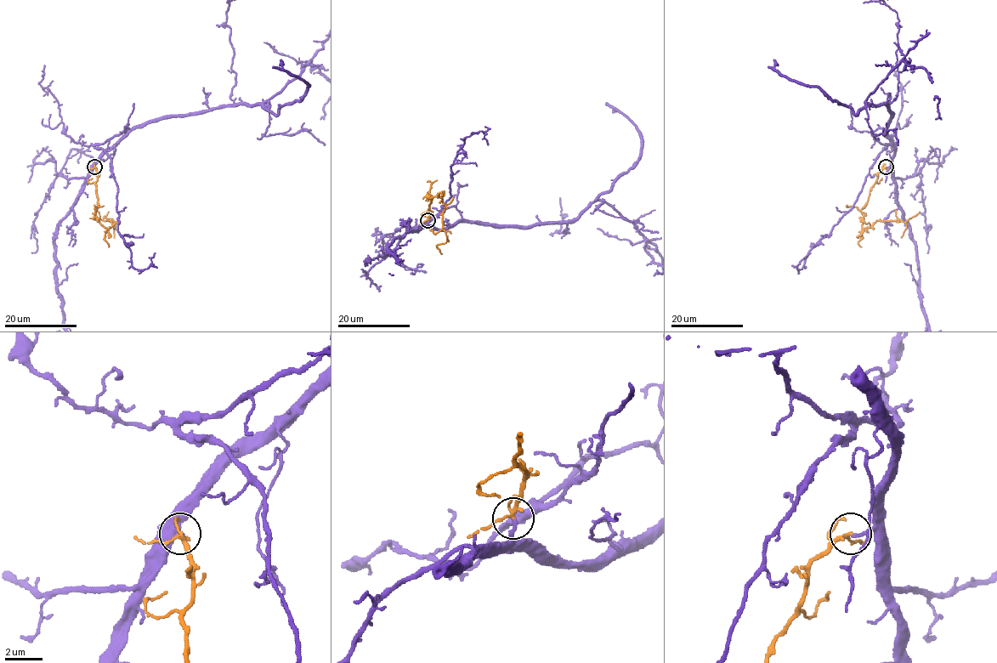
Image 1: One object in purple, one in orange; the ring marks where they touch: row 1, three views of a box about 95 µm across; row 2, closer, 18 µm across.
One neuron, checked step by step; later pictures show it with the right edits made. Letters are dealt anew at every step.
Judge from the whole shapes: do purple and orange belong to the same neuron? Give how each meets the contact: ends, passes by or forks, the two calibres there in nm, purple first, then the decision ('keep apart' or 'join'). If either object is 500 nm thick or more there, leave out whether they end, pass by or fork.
purple ends there; orange passes by; 190 nm thick on the purple side, 180 nm on the other; join

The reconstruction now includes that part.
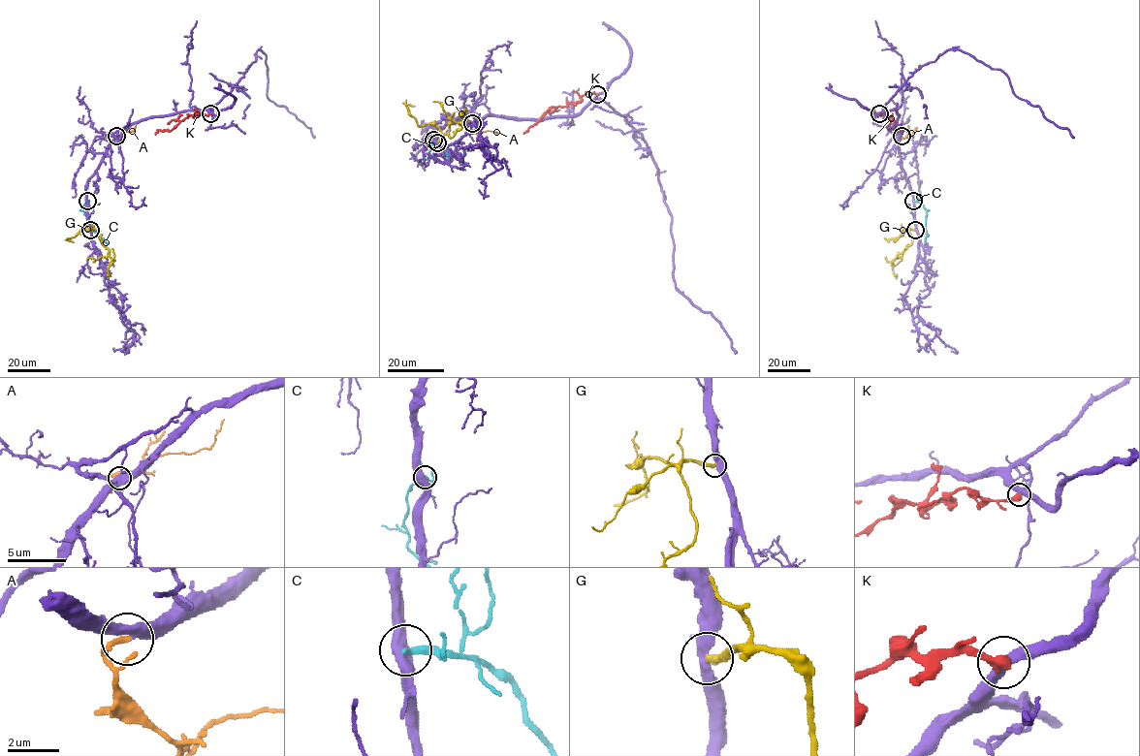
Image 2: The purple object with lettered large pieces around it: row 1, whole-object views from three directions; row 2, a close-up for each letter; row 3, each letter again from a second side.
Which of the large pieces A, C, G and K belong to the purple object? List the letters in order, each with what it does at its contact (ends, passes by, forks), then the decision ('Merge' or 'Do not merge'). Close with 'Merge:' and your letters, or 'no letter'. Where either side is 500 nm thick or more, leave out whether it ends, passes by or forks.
A: Merge
C: Do not merge
G: It ends there. Do not merge
K: It ends there. Do not merge
Merge: A

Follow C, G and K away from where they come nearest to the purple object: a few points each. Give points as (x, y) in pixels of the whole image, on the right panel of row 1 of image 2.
C: (913, 201), (923, 204), (926, 211), (924, 243)
G: (915, 230), (909, 230), (912, 243), (897, 255), (892, 263), (895, 266), (902, 260), (904, 249)
K: (879, 113), (889, 118), (889, 126), (897, 131), (906, 130), (908, 135)

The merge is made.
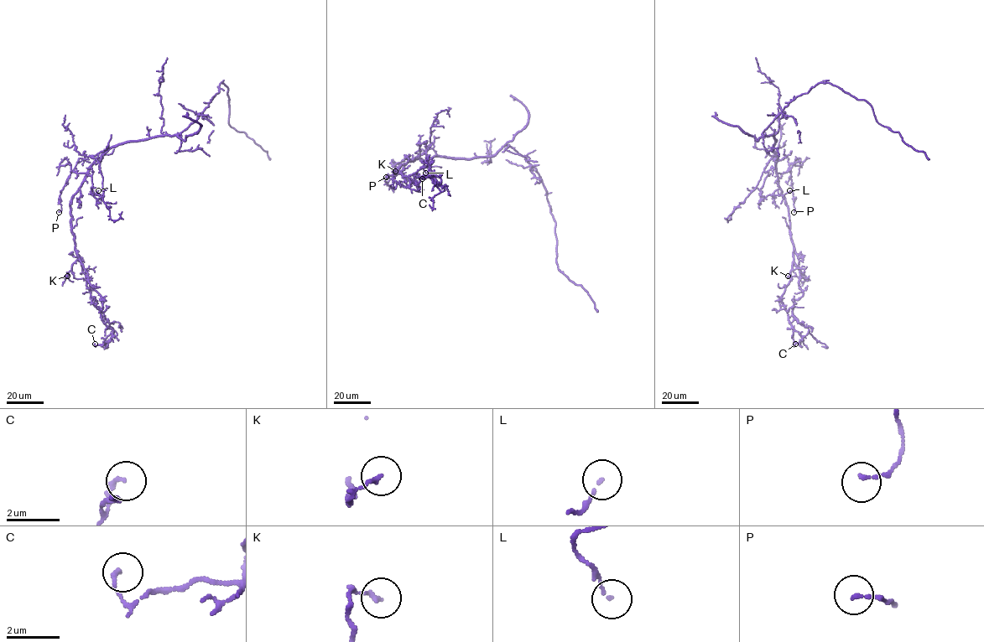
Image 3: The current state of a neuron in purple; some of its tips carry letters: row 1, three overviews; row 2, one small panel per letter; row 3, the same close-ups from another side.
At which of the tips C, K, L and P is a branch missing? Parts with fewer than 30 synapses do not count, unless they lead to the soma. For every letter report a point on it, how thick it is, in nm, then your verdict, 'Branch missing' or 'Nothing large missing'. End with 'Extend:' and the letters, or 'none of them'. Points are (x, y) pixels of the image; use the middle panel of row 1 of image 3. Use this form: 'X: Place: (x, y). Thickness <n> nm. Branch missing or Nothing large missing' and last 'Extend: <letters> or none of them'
C: Place: (422, 178). Thickness 170 nm. Nothing large missing
K: Place: (395, 171). Thickness 150 nm. Nothing large missing
L: Place: (425, 173). Thickness 100 nm. Nothing large missing
P: Place: (386, 177). Thickness 140 nm. Nothing large missing
Extend: none of them

